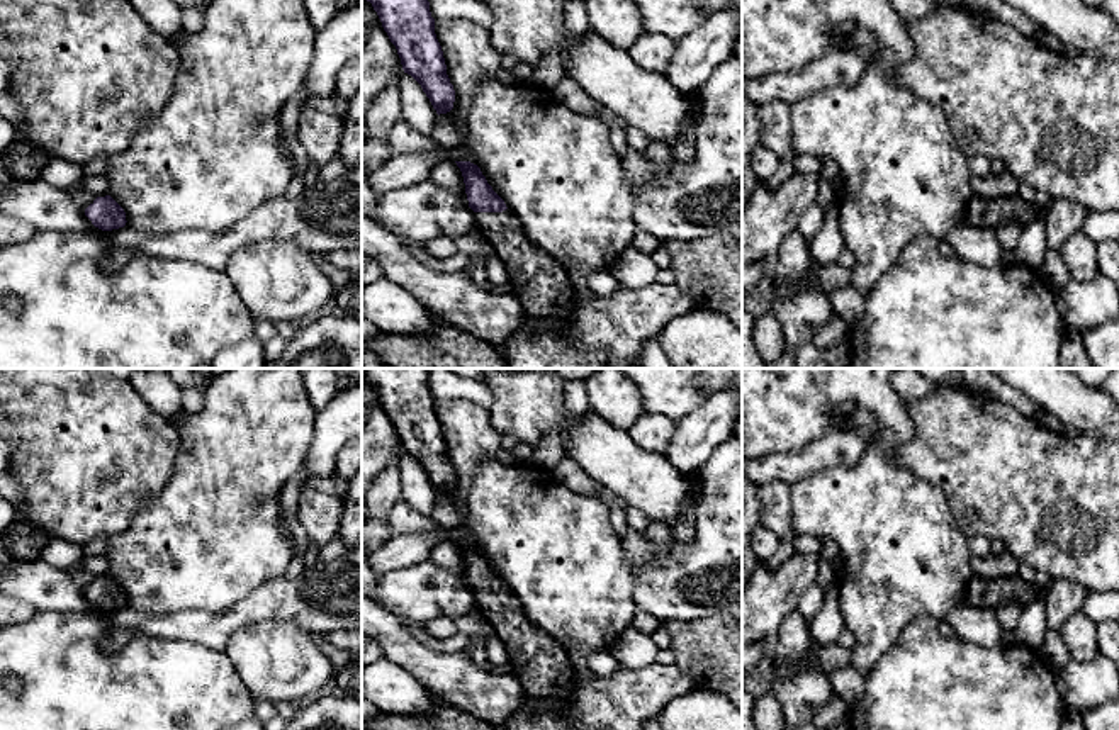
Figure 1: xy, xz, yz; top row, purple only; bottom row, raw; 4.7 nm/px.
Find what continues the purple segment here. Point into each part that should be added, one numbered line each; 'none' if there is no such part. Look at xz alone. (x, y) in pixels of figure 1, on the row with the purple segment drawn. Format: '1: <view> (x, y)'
1: xz (542, 286)

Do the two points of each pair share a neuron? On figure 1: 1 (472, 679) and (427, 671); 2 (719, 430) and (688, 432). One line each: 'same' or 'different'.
1: same
2: same

